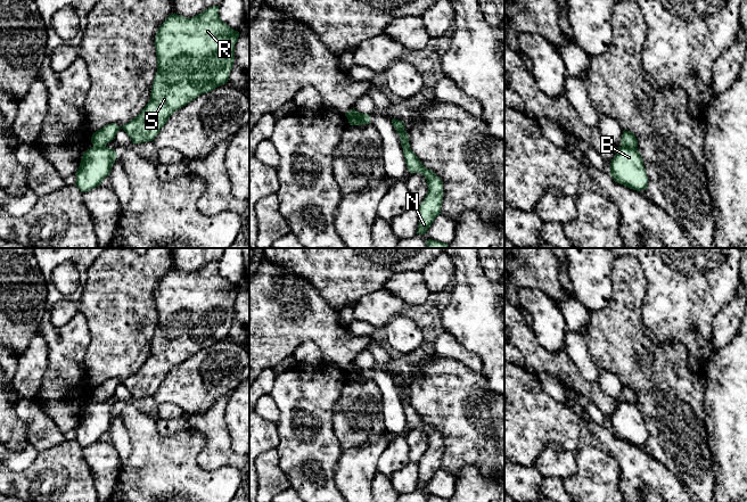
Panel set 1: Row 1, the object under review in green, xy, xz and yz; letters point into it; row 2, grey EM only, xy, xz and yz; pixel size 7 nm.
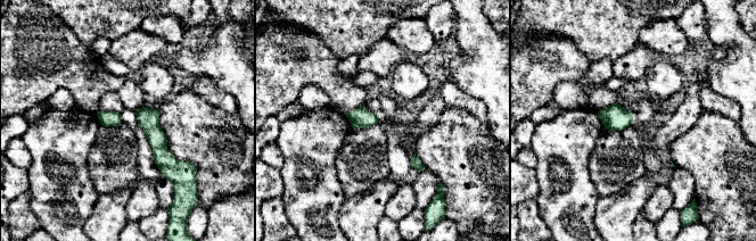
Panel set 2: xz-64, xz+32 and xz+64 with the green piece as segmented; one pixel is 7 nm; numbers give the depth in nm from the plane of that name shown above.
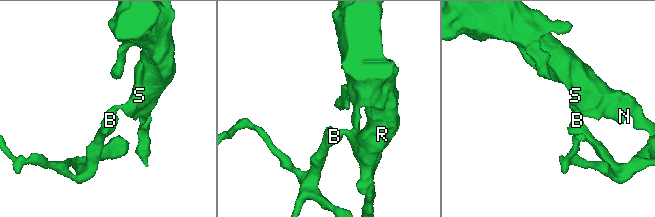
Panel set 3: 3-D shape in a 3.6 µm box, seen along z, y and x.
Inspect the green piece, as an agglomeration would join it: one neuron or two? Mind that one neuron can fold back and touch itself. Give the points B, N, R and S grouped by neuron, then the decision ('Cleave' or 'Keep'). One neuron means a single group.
Groups: B / N R S. Cleave

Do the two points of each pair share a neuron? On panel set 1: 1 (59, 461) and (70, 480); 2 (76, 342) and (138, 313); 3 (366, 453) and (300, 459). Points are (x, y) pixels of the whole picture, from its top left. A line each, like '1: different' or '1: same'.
1: same
2: different
3: different

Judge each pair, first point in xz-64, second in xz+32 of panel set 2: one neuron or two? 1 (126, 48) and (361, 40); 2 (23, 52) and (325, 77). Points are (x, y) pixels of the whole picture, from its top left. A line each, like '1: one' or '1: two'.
1: two
2: one

